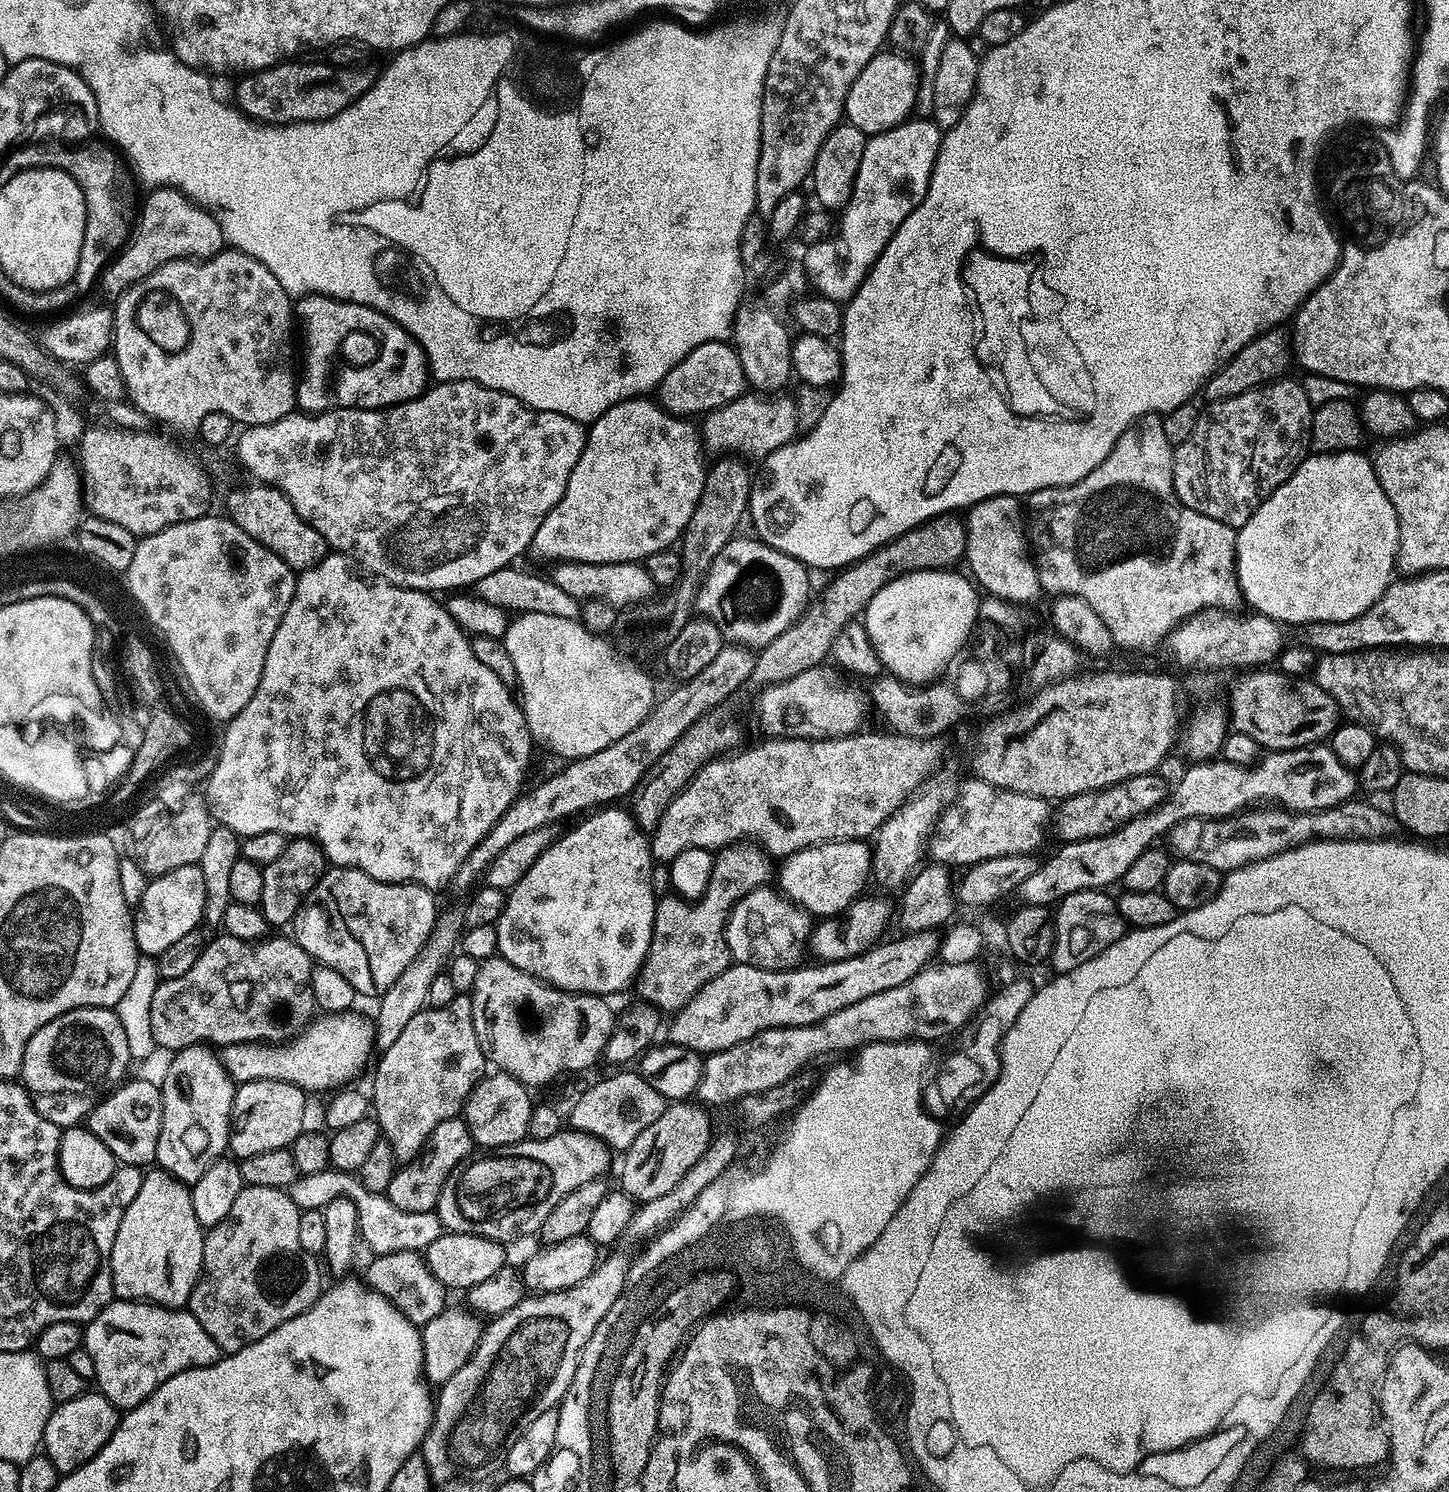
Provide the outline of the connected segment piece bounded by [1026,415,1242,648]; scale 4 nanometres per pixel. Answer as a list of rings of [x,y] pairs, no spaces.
[[[1159,415],[1144,416],[1141,420],[1130,425],[1118,438],[1114,450],[1096,467],[1086,478],[1076,484],[1067,484],[1065,488],[1043,488],[1033,492],[1026,500],[1026,516],[1030,521],[1030,548],[1034,553],[1036,577],[1040,579],[1041,589],[1045,593],[1059,594],[1061,596],[1077,596],[1082,602],[1090,602],[1094,611],[1102,622],[1106,622],[1112,635],[1113,645],[1124,648],[1152,648],[1155,644],[1163,645],[1172,633],[1184,621],[1191,619],[1196,612],[1209,608],[1221,610],[1236,610],[1241,607],[1242,597],[1240,585],[1236,582],[1236,533],[1231,523],[1210,518],[1205,512],[1195,512],[1192,508],[1185,508],[1184,503],[1178,498],[1174,490],[1172,477],[1172,454],[1174,446],[1166,442],[1166,430],[1163,419]]]

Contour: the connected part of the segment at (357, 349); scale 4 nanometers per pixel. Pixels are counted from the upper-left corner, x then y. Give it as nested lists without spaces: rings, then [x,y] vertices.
[[[301,296],[295,301],[294,312],[308,329],[304,332],[304,344],[308,349],[304,352],[304,372],[299,373],[298,383],[296,385],[296,408],[302,412],[328,412],[331,408],[391,408],[393,404],[405,404],[408,400],[417,400],[420,395],[429,387],[430,373],[428,371],[428,359],[422,350],[422,346],[413,338],[406,329],[398,326],[386,314],[374,310],[370,306],[362,306],[354,302],[345,300],[335,300],[329,296]]]

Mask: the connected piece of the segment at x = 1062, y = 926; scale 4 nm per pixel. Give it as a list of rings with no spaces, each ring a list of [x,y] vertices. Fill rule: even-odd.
[[[1086,889],[1072,893],[1055,905],[1054,935],[1050,965],[1052,972],[1063,974],[1078,970],[1082,962],[1090,962],[1098,954],[1106,951],[1111,944],[1118,942],[1126,931],[1126,923],[1117,912],[1117,901],[1104,890]]]

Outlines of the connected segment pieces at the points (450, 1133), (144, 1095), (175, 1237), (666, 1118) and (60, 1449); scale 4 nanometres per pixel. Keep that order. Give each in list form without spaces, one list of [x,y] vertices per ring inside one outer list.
[[[463,1119],[442,1122],[416,1159],[407,1161],[402,1167],[393,1171],[392,1181],[386,1193],[388,1200],[403,1212],[433,1211],[442,1194],[442,1186],[453,1179],[454,1173],[473,1155],[473,1152],[472,1135]]]
[[[134,1080],[130,1084],[123,1084],[101,1104],[97,1103],[93,1107],[88,1113],[86,1126],[98,1138],[102,1138],[106,1146],[110,1146],[110,1154],[114,1154],[121,1165],[148,1166],[155,1161],[158,1134],[162,1130],[160,1089],[148,1080]]]
[[[155,1170],[156,1172],[144,1172],[144,1181],[142,1186],[138,1186],[138,1194],[134,1194],[134,1202],[130,1202],[130,1206],[126,1206],[126,1214],[122,1214],[122,1218],[118,1222],[118,1230],[114,1234],[114,1250],[110,1254],[110,1266],[112,1267],[112,1291],[121,1300],[138,1300],[145,1304],[158,1304],[162,1308],[172,1308],[180,1310],[187,1305],[190,1294],[194,1290],[197,1280],[202,1275],[204,1267],[204,1238],[205,1229],[201,1228],[198,1218],[194,1218],[194,1202],[189,1187],[180,1180],[174,1179],[172,1175],[163,1170]]]
[[[692,1102],[669,1103],[662,1118],[658,1118],[654,1126],[642,1130],[642,1134],[634,1138],[632,1145],[623,1149],[624,1161],[620,1164],[619,1184],[623,1192],[636,1202],[670,1194],[674,1186],[682,1182],[683,1175],[704,1156],[704,1152],[714,1140],[712,1120],[707,1114],[709,1115],[703,1107]]]
[[[86,1390],[78,1398],[70,1398],[70,1402],[56,1404],[44,1427],[43,1455],[54,1462],[61,1474],[78,1470],[90,1462],[90,1458],[94,1458],[94,1454],[98,1454],[106,1442],[110,1442],[120,1417],[118,1409],[96,1390]]]

